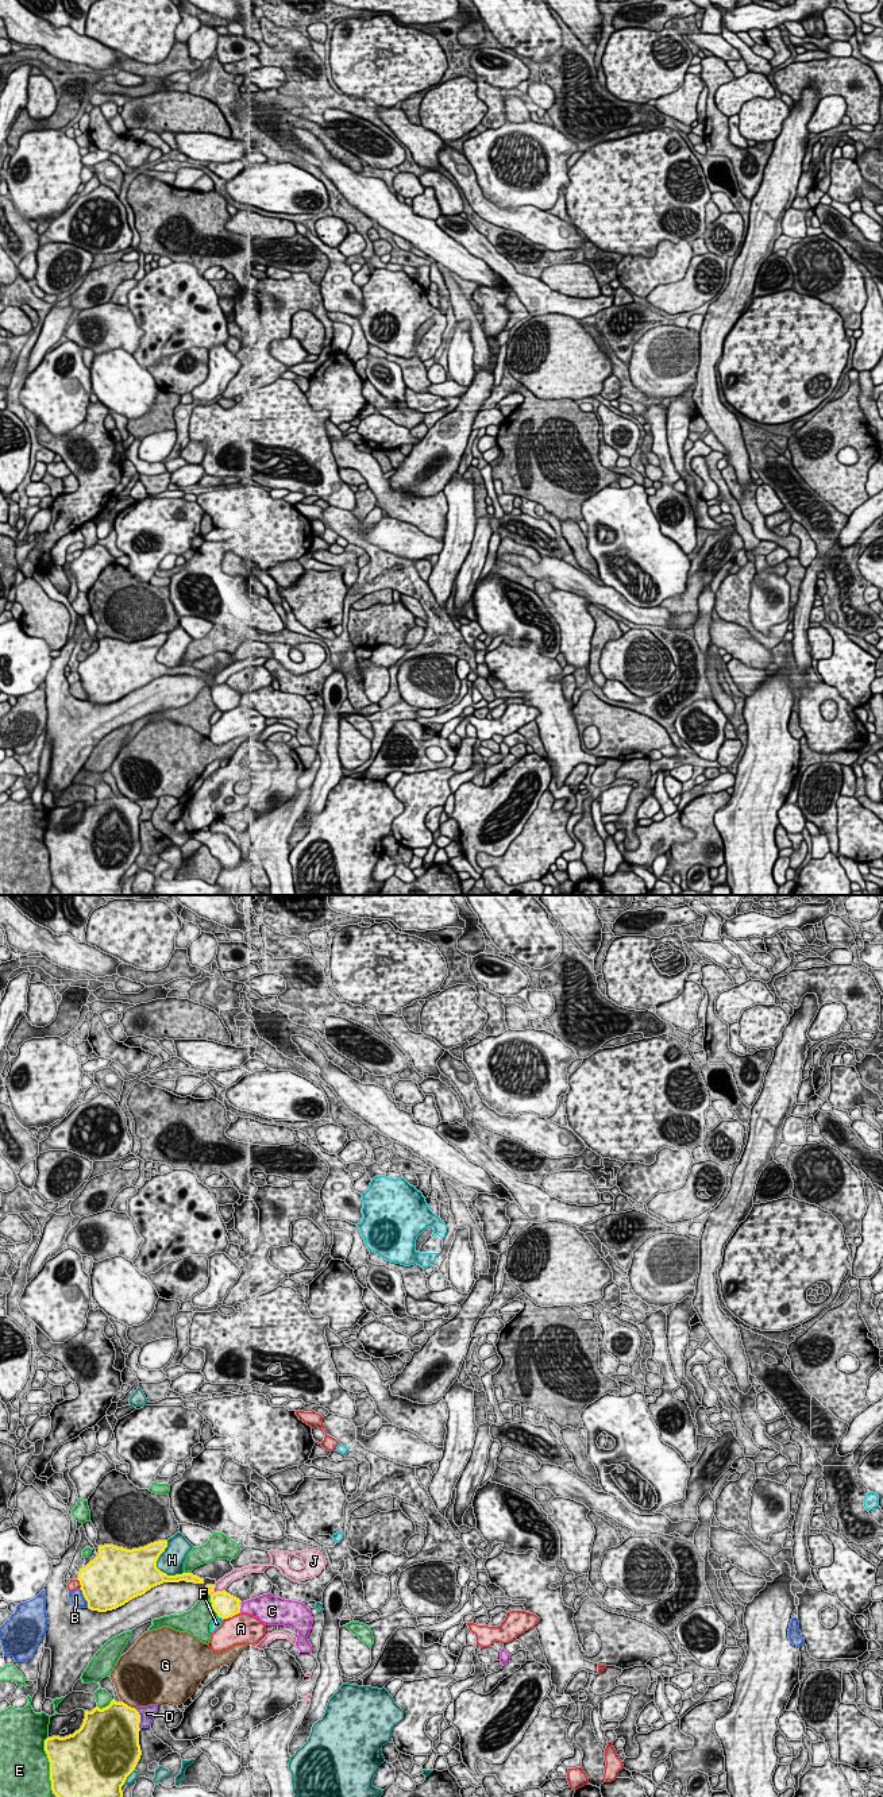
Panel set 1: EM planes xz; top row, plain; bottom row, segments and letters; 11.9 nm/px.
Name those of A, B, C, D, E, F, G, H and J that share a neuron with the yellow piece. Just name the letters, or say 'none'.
none

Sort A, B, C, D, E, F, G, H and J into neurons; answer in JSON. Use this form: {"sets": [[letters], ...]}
{"sets": [["A"], ["B"], ["C", "G"], ["D"], ["E"], ["F"], ["H"], ["J"]]}

